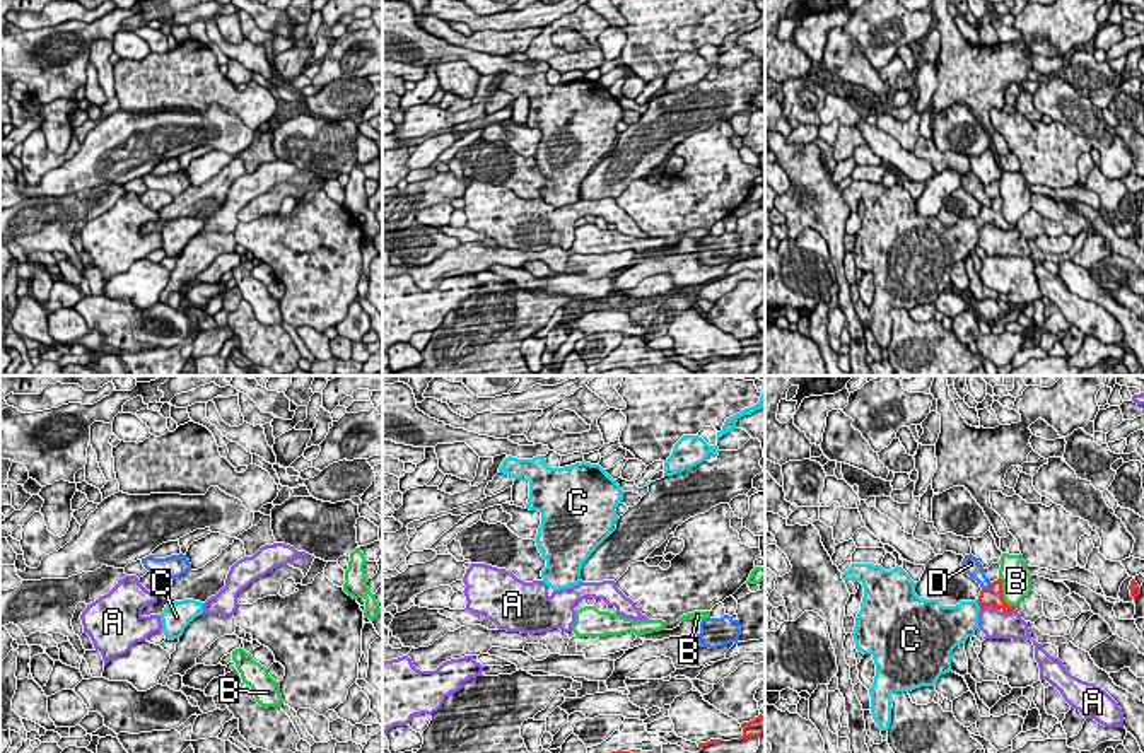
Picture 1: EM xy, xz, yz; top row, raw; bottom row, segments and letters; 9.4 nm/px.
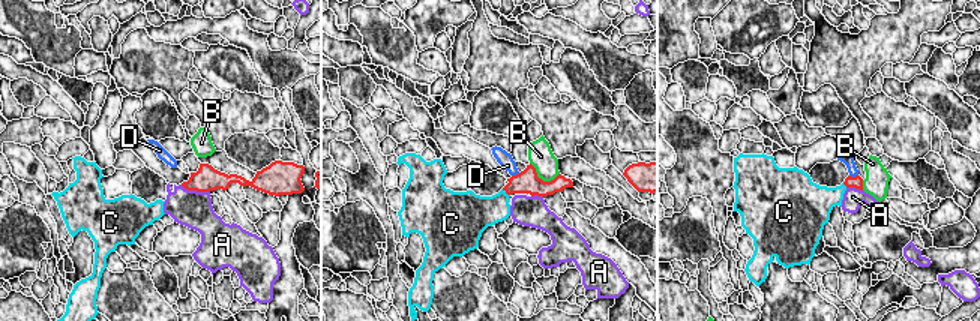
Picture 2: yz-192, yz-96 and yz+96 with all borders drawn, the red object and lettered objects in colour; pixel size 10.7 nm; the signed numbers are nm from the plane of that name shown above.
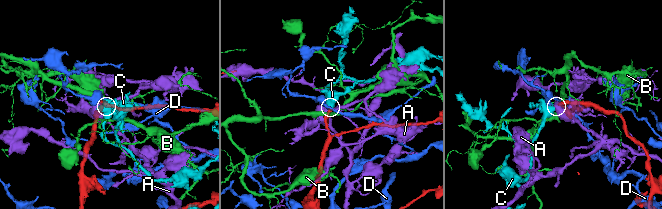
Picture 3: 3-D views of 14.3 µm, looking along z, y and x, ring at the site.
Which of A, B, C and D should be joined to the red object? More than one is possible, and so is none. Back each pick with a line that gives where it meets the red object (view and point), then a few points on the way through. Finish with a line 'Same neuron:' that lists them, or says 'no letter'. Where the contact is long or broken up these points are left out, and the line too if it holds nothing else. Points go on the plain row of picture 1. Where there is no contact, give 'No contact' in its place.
C: Touches red at yz (979, 222). Path across: yz (992, 214), (979, 222), (960, 239)
Same neuron: C

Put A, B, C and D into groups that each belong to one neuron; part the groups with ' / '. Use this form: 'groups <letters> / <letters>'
groups A / B / C / D

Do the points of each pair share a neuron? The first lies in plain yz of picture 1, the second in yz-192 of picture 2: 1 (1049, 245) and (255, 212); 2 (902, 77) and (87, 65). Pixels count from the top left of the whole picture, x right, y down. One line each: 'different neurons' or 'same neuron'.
1: same neuron
2: same neuron

